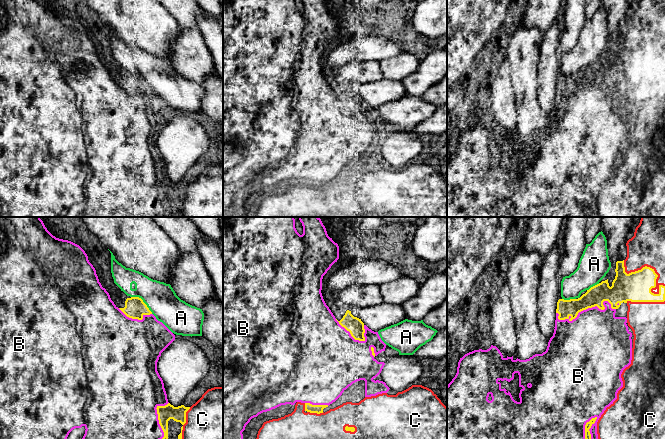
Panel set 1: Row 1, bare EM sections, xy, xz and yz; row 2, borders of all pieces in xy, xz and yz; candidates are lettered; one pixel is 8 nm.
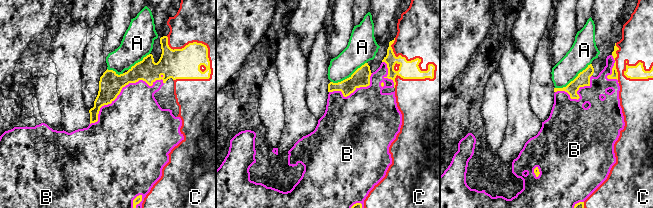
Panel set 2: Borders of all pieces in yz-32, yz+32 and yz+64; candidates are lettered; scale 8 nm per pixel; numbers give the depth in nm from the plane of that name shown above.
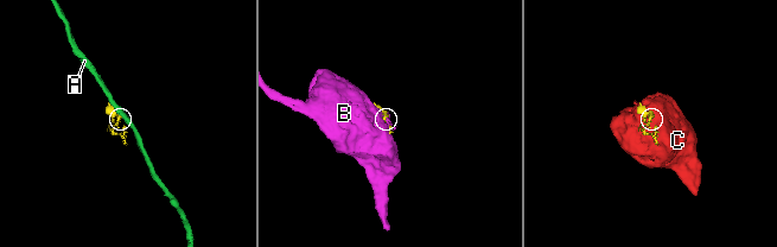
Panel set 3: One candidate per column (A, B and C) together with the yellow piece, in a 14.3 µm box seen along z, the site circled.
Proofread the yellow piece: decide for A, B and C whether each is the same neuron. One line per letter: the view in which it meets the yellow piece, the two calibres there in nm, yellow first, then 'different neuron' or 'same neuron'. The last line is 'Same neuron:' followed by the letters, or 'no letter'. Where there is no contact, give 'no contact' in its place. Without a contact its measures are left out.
A: xy | 170/240 nm | different neuron
B: yz | 160/460 nm | same neuron
C: yz | 240/280 nm | different neuron
Same neuron: B

